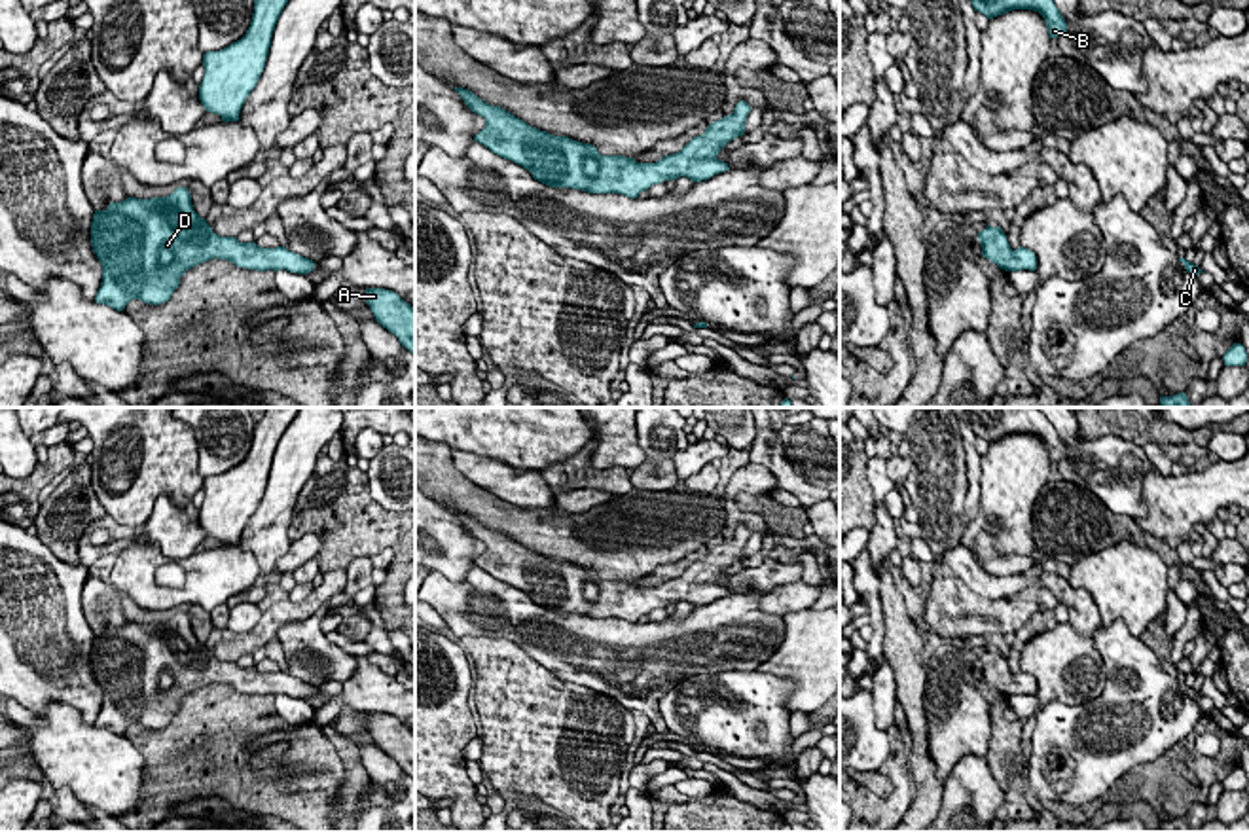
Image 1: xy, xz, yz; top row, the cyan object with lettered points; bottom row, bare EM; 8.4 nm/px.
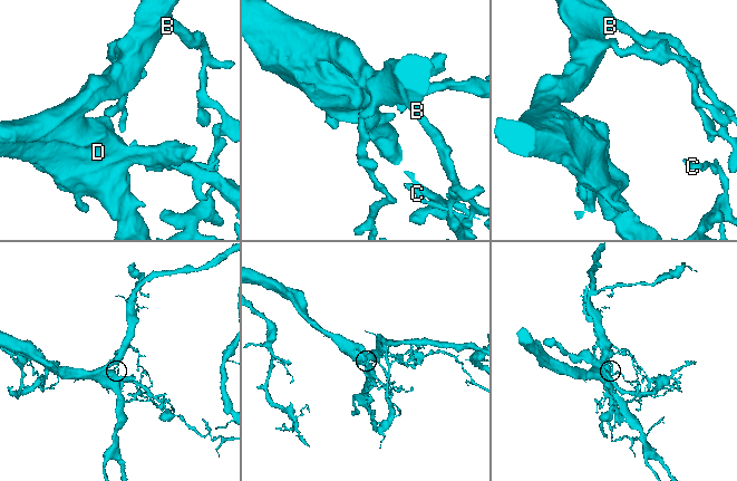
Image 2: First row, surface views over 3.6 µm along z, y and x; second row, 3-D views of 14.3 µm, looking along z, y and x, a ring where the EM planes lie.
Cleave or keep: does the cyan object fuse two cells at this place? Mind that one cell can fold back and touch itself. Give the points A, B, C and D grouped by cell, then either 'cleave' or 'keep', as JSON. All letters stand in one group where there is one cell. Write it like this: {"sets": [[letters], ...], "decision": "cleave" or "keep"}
{"sets": [["A", "B", "C", "D"]], "decision": "keep"}

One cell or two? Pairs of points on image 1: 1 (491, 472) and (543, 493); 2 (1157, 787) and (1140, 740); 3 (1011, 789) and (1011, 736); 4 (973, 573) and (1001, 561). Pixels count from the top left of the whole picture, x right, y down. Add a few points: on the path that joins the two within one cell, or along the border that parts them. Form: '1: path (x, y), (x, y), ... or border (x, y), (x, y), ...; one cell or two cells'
1: path (505, 482), (518, 489), (529, 489); one cell
2: border (1185, 736), (1153, 760), (1132, 766), (1111, 787); two cells
3: path (1011, 776), (1011, 749); one cell
4: border (967, 548), (975, 561), (990, 575), (1022, 575); two cells

